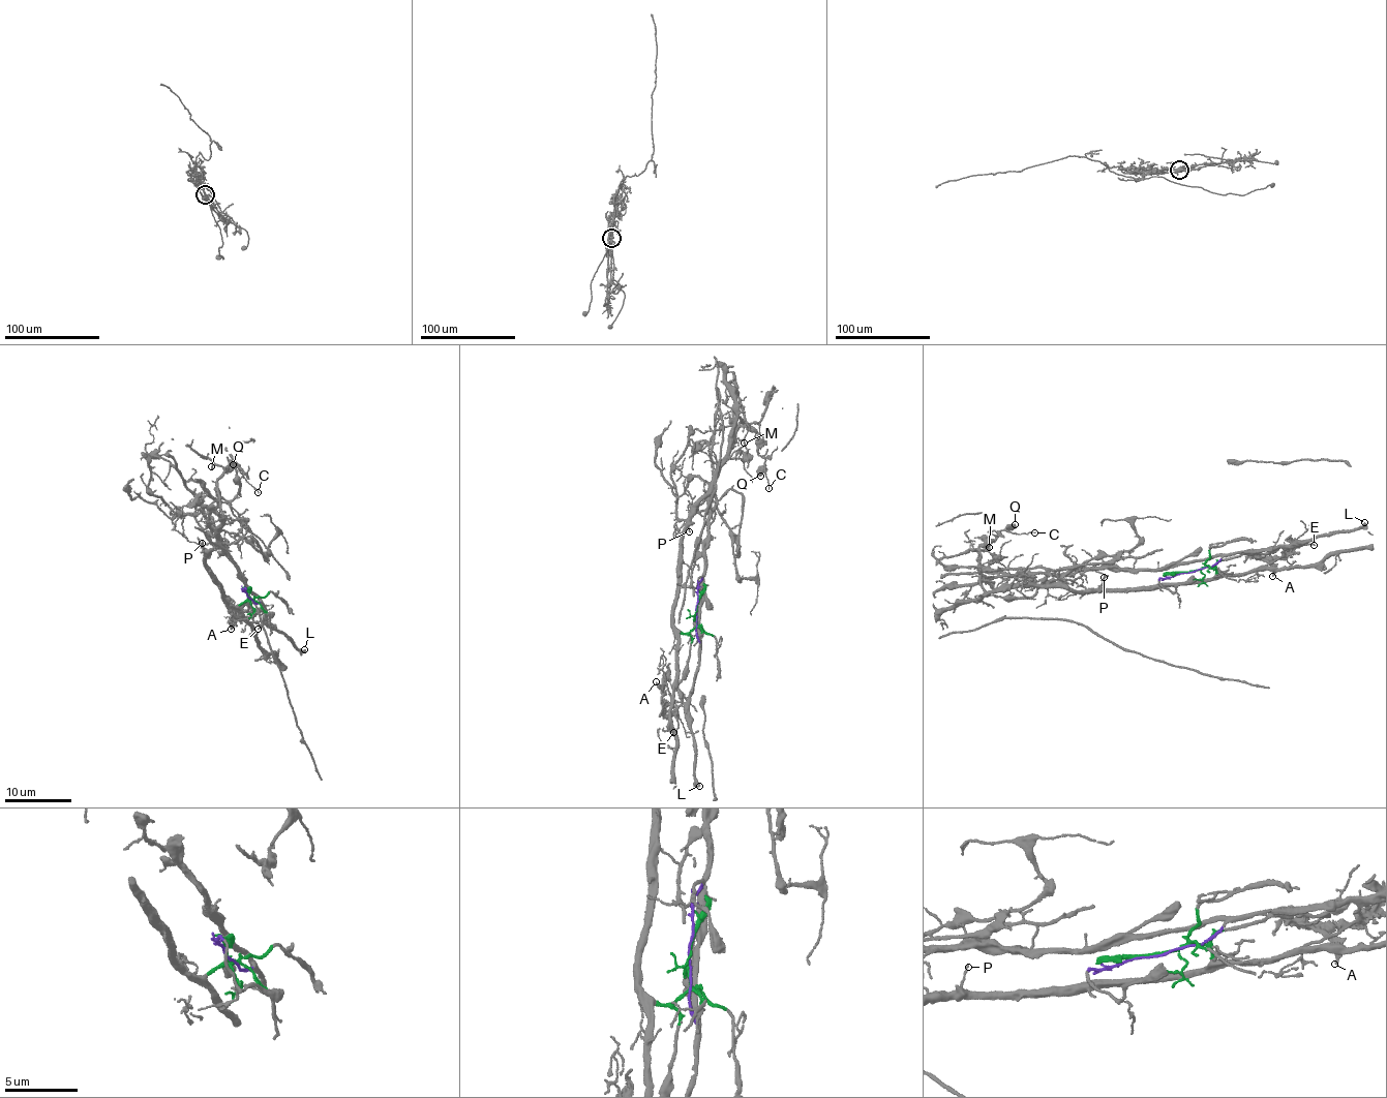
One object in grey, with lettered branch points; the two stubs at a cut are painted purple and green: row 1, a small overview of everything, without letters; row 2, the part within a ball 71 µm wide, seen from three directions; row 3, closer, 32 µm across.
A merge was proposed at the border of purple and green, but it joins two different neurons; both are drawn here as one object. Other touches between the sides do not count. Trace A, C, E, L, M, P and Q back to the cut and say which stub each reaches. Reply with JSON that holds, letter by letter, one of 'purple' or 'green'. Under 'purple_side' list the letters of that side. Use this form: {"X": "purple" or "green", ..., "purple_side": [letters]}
{"A": "green", "C": "green", "E": "green", "L": "purple", "M": "green", "P": "green", "Q": "green", "purple_side": ["L"]}

